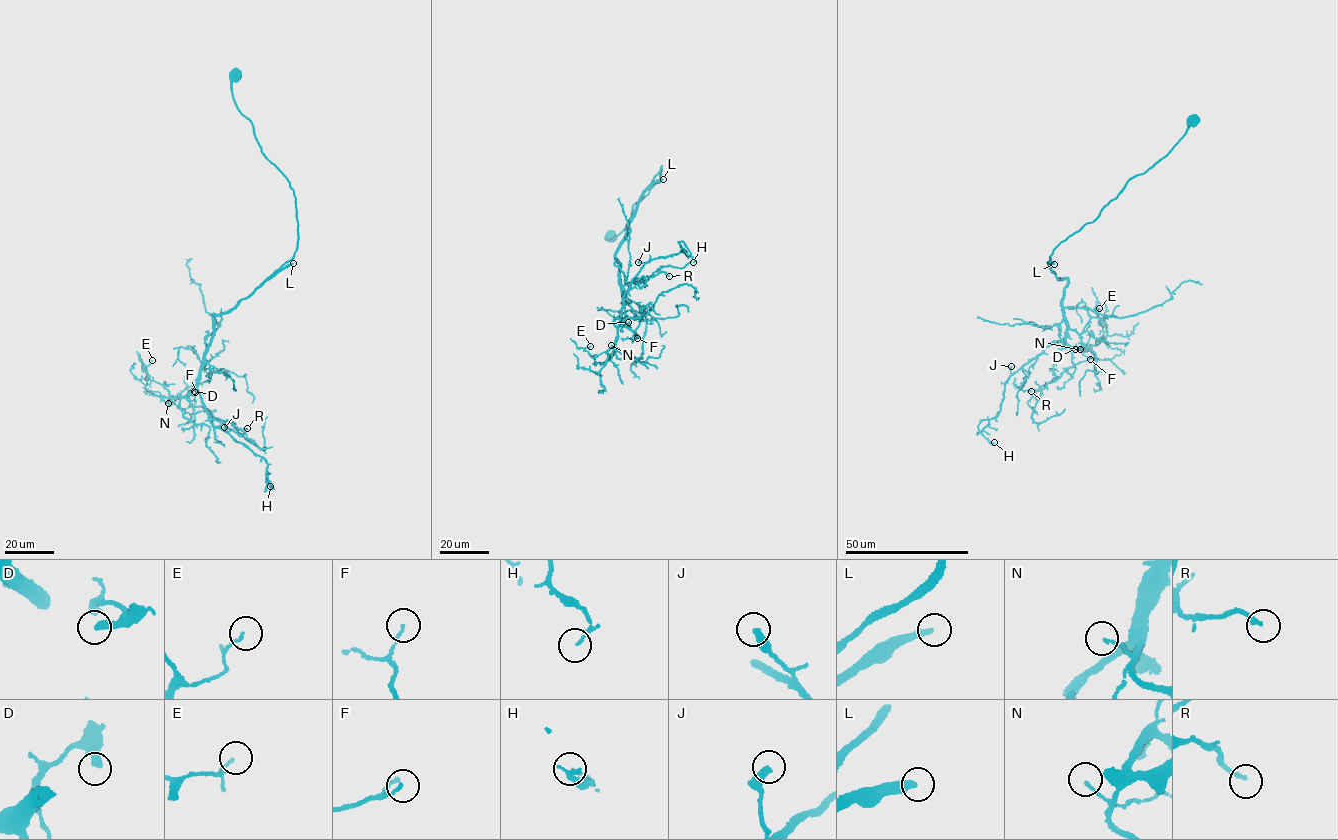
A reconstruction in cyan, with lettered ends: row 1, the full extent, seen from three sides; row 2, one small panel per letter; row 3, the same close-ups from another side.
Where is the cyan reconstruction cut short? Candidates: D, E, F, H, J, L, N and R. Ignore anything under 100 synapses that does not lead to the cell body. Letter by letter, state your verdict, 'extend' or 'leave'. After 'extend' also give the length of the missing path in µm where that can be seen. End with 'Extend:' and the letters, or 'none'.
D: leave
E: leave
F: leave
H: leave
J: leave
L: extend; about 300 µm are missing
N: leave
R: leave
Extend: L

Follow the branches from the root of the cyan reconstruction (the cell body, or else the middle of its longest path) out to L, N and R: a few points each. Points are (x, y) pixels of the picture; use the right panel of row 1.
L: (1191, 120), (1186, 132), (1164, 157), (1144, 173), (1128, 179), (1094, 220), (1053, 249), (1049, 257), (1054, 264)
N: (1191, 120), (1170, 152), (1128, 179), (1094, 220), (1049, 257), (1051, 272), (1067, 280), (1064, 341), (1080, 349)
R: (1191, 120), (1164, 157), (1053, 249), (1051, 271), (1067, 280), (1067, 336), (1030, 366), (1022, 389), (1031, 391)

